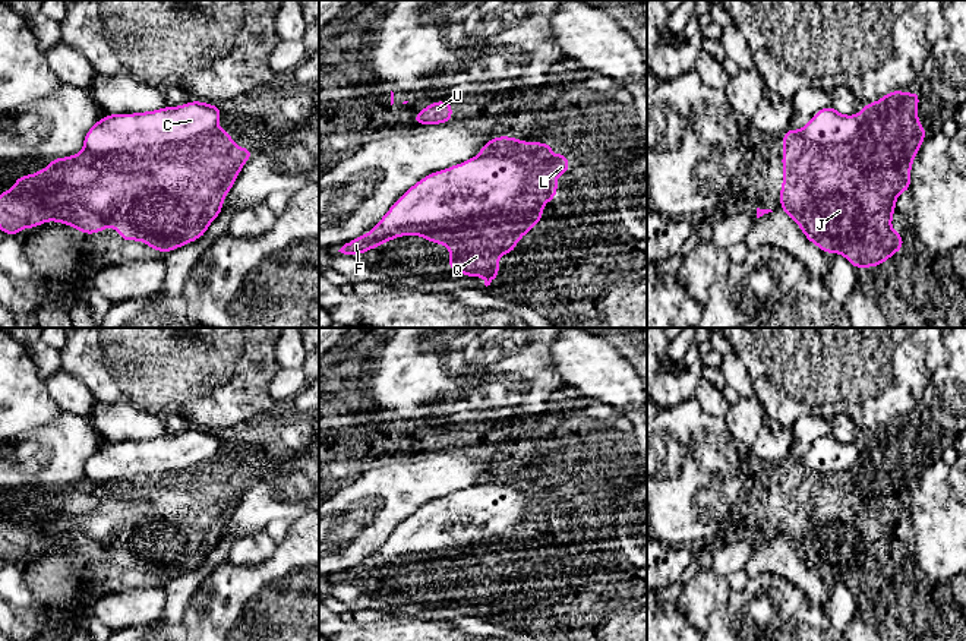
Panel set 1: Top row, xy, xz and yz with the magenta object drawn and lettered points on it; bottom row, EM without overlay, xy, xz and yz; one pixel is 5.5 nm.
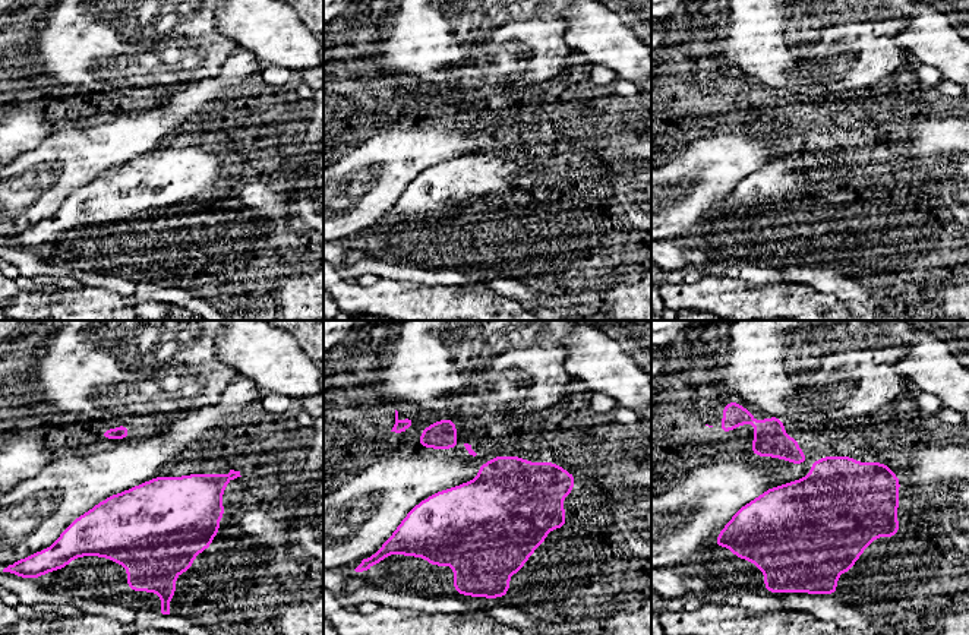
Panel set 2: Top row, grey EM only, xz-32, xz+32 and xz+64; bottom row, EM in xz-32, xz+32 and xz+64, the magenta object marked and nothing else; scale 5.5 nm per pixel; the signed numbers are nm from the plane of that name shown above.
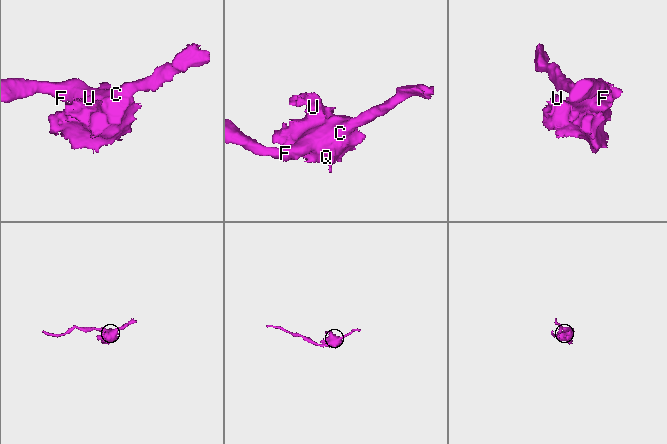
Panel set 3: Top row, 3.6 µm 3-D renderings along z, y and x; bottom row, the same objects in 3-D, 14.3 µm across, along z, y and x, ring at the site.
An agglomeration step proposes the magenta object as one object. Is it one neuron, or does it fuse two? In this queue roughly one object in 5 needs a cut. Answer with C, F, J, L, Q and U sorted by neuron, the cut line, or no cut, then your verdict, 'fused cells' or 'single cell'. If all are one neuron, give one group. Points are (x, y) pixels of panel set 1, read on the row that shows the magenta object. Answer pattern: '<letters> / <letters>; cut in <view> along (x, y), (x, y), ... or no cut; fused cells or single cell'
C F J L Q U; no cut; single cell

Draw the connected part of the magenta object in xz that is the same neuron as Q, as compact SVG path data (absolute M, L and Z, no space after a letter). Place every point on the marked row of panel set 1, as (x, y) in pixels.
M496 136L480 146L479 155L465 162L430 173L414 183L394 202L369 234L357 236L338 252L362 256L367 250L379 247L392 239L417 234L438 246L442 243L448 244L449 271L465 274L470 280L482 275L487 287L499 275L499 256L515 252L515 244L521 237L540 222L543 205L555 199L559 187L556 176L569 173L569 158L558 152L549 160L546 155L547 151L556 151L553 142L546 145L544 142L524 142L511 136Z

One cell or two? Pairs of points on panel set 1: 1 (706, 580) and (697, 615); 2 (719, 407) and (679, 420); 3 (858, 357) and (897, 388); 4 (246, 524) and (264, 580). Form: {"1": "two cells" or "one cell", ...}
{"1": "one cell", "2": "two cells", "3": "one cell", "4": "two cells"}

